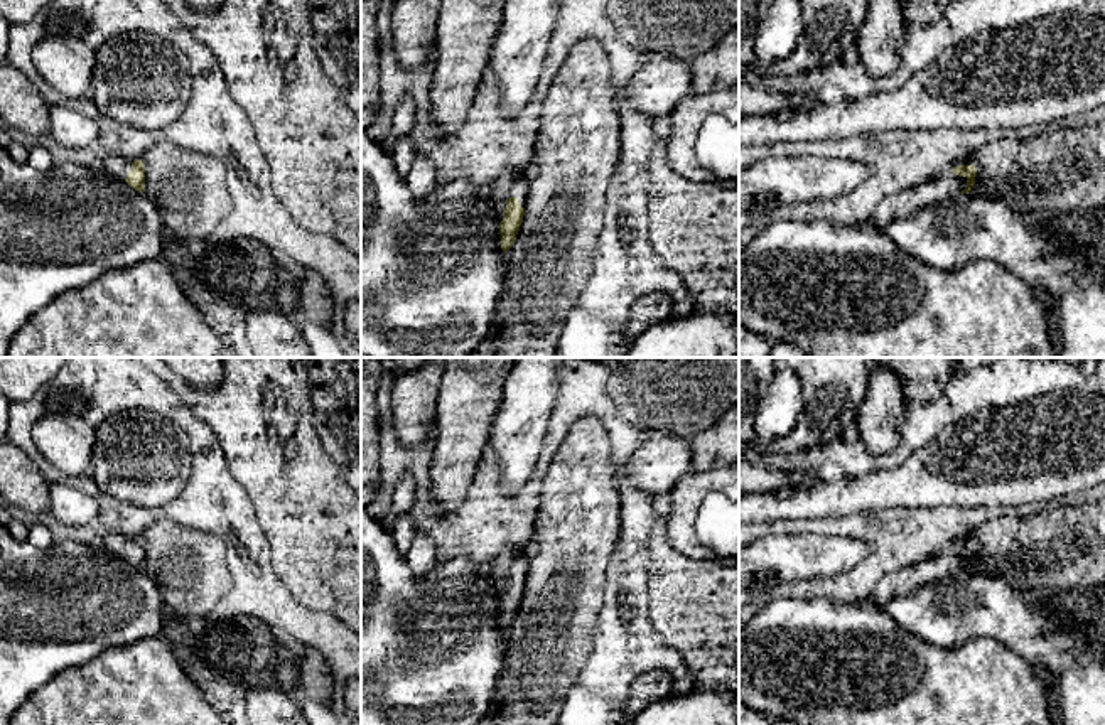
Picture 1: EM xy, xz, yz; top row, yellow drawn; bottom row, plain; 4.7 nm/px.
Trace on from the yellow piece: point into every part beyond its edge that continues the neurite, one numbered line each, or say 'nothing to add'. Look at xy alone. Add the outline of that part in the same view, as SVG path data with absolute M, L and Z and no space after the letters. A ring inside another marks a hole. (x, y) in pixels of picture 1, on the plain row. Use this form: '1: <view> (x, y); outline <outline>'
1: xy (117, 543); outline M116 533L108 534L108 548L118 556L125 558L127 551L132 548L132 540Z

